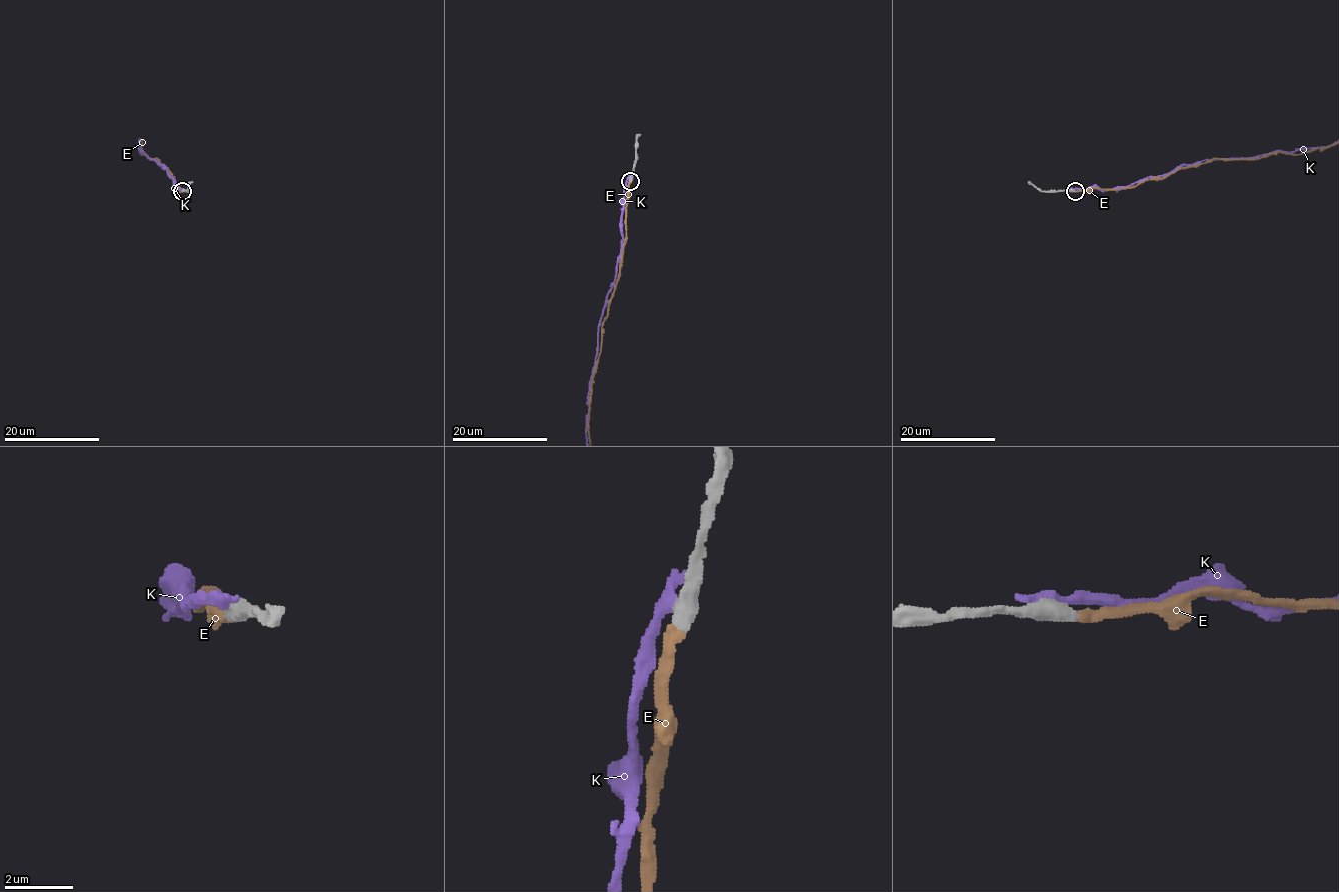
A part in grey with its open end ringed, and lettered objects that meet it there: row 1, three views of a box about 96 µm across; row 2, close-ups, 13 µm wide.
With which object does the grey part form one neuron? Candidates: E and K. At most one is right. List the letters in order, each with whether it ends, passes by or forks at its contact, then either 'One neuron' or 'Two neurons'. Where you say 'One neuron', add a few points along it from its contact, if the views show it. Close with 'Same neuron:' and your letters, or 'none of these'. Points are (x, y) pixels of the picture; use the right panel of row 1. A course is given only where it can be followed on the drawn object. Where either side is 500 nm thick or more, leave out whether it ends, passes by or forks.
E: One neuron
K: Two neurons
Same neuron: E

